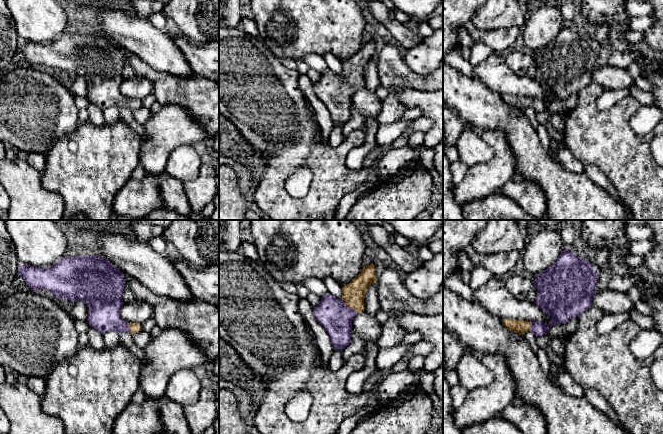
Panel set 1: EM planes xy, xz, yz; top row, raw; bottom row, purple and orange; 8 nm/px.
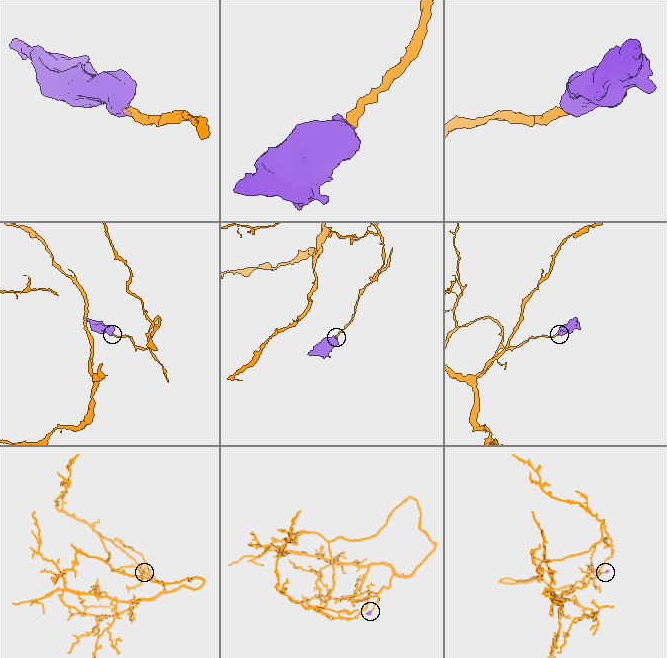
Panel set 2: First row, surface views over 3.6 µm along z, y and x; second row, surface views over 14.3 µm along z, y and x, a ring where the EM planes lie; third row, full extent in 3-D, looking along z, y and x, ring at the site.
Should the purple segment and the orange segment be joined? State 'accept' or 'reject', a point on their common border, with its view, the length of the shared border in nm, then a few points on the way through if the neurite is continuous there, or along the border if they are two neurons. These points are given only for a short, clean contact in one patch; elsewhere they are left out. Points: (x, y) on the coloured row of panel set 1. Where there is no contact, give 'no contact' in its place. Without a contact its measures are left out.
accept; meets purple in xz at (349, 307); contact 180 nm long; runs through xz (333, 314), (338, 314), (349, 307), (352, 302), (353, 293)

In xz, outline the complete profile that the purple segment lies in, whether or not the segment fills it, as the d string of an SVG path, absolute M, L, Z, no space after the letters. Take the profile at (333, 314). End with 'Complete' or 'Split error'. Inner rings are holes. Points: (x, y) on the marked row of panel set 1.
M374 264L364 266L363 271L356 278L342 287L342 297L340 299L328 292L321 297L319 305L314 307L315 319L329 334L334 350L344 349L350 344L352 320L358 313L364 311L365 292L371 284L376 283L376 279Z. Split error

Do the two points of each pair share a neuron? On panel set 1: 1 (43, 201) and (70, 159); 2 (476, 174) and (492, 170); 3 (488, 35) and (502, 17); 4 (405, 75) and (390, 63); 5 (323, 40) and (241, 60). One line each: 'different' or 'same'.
1: different
2: same
3: different
4: same
5: different

